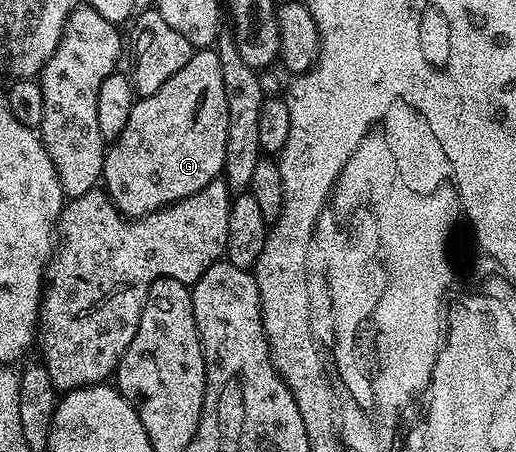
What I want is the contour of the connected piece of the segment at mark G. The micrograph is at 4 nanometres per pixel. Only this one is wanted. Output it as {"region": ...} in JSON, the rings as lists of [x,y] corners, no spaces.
{"region":[[[200,49],[158,89],[158,93],[141,95],[130,109],[126,129],[111,140],[104,153],[103,190],[121,215],[129,219],[141,219],[143,215],[155,215],[169,203],[177,203],[206,189],[210,181],[221,178],[226,161],[226,133],[230,117],[226,109],[226,85],[222,81],[220,53],[216,49]]]}

